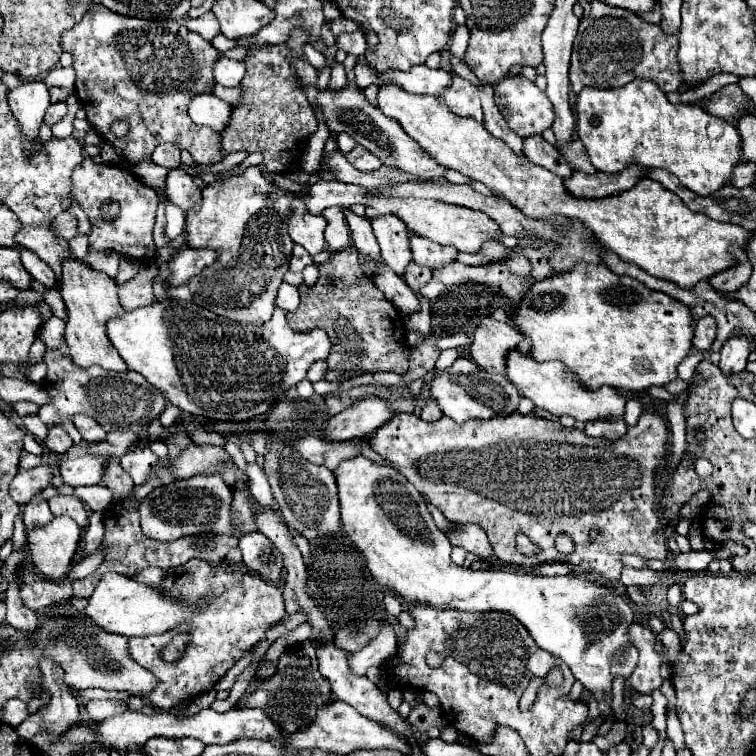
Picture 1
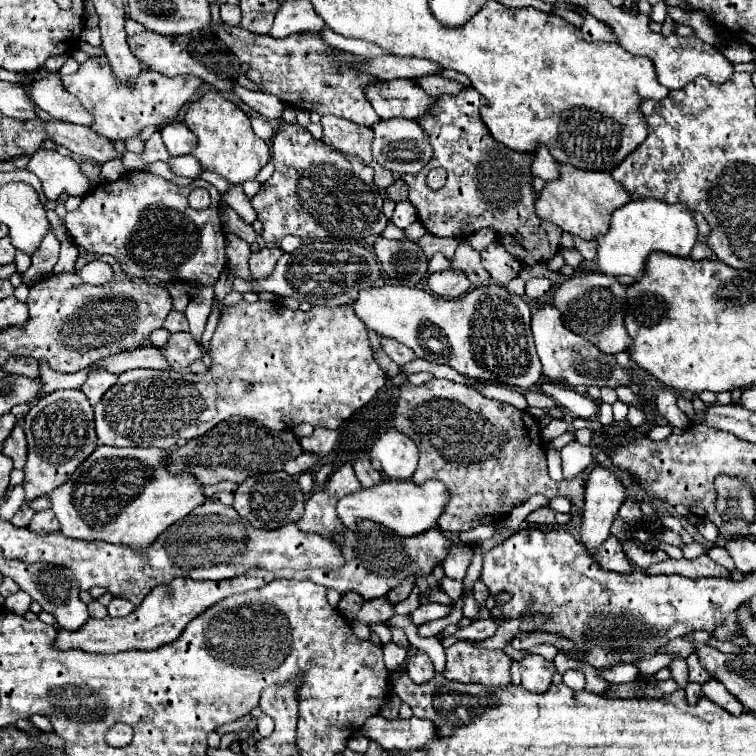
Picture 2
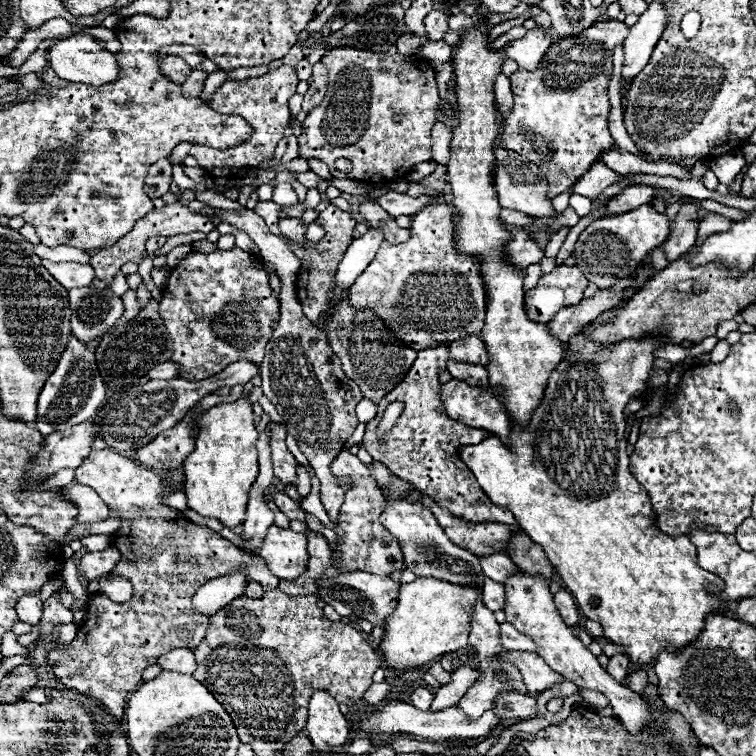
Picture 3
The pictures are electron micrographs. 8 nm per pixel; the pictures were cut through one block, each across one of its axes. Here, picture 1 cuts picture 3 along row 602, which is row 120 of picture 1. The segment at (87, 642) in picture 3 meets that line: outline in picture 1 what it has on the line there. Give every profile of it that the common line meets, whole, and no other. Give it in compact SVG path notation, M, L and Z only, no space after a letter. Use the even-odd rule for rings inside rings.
M96 4L84 14L84 18L74 28L62 34L60 46L64 52L70 52L74 56L74 92L80 98L82 108L86 110L88 122L106 142L114 146L116 154L136 164L144 158L150 158L158 144L170 142L180 146L180 150L188 150L196 164L216 164L226 156L220 150L220 134L208 126L196 126L188 118L188 104L192 96L212 92L212 66L218 60L220 52L214 50L214 46L198 34L192 34L182 22L128 18L108 10L102 4ZM116 120L126 120L130 124L128 136L112 138L110 126Z

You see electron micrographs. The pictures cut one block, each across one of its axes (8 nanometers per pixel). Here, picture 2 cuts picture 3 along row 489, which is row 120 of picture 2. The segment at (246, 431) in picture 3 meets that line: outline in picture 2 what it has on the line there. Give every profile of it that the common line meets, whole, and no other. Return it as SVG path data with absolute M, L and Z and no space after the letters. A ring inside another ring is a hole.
M210 90L200 94L200 98L188 106L184 122L198 138L198 146L192 150L192 156L198 158L204 170L216 172L232 184L254 180L258 170L270 160L270 148L254 134L248 114L230 102L222 92Z

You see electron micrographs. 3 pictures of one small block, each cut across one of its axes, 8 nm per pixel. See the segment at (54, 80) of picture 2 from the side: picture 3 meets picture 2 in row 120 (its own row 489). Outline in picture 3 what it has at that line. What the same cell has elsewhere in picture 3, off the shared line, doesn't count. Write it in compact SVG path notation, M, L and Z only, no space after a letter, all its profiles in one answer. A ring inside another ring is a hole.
M72 482L70 486L62 488L62 494L78 506L78 522L100 522L108 518L108 506L92 488Z

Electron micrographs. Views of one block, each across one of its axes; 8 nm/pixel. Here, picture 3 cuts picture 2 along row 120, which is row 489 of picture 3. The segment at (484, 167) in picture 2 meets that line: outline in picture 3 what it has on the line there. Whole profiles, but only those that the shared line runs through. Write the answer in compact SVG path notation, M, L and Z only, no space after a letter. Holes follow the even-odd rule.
M440 346L436 350L420 350L406 378L392 392L388 392L388 396L384 396L382 402L378 404L378 414L374 420L366 424L366 432L360 444L368 450L368 454L374 460L388 464L388 468L396 476L412 482L420 492L432 496L438 504L444 504L444 508L448 508L452 516L460 516L464 520L476 520L476 522L492 520L492 522L514 526L516 518L512 516L512 512L492 504L490 498L480 488L480 484L476 484L472 472L468 472L468 466L460 460L460 456L456 456L456 452L462 446L470 446L480 440L486 440L490 432L448 418L448 414L444 412L444 404L440 404L438 378L442 372L448 372L448 348ZM396 400L406 404L404 412L400 414L392 430L382 440L378 440L376 426L380 424L388 404Z

